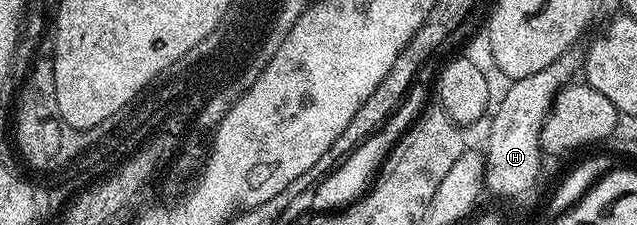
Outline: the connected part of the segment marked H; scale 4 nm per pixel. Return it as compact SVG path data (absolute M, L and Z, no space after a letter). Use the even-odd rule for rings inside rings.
M575 50L567 51L558 61L530 73L530 77L513 79L507 85L504 96L495 100L488 123L488 151L484 157L484 185L492 184L496 191L533 190L536 178L540 175L540 130L546 121L548 111L563 87L577 78L582 67L582 59Z

